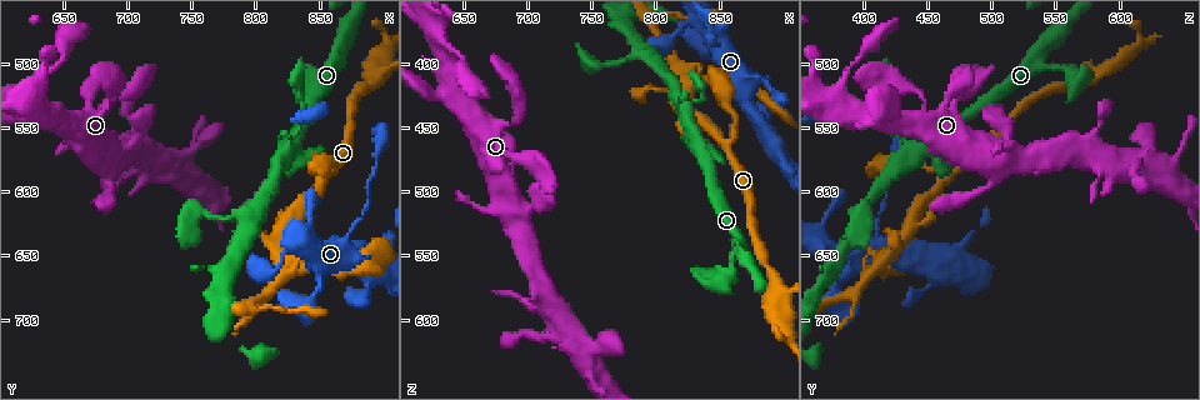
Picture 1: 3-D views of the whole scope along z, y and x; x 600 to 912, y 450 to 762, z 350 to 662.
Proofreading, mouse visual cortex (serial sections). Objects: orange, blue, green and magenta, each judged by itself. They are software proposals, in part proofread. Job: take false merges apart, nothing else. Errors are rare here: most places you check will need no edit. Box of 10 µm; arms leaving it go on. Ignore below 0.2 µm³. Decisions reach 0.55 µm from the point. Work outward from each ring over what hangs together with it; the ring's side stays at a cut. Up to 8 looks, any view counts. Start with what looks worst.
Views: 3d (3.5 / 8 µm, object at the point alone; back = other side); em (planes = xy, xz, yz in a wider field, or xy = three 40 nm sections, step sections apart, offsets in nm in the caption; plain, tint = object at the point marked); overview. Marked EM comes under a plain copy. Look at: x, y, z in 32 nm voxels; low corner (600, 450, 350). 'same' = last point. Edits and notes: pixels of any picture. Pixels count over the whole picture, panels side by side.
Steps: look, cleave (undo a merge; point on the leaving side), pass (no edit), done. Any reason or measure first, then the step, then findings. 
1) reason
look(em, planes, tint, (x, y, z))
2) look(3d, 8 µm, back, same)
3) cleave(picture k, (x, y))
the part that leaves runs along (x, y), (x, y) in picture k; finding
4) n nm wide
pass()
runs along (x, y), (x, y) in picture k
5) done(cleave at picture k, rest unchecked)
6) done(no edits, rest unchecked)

three arms meet
look(em, planes, tint, (822, 652, 418))

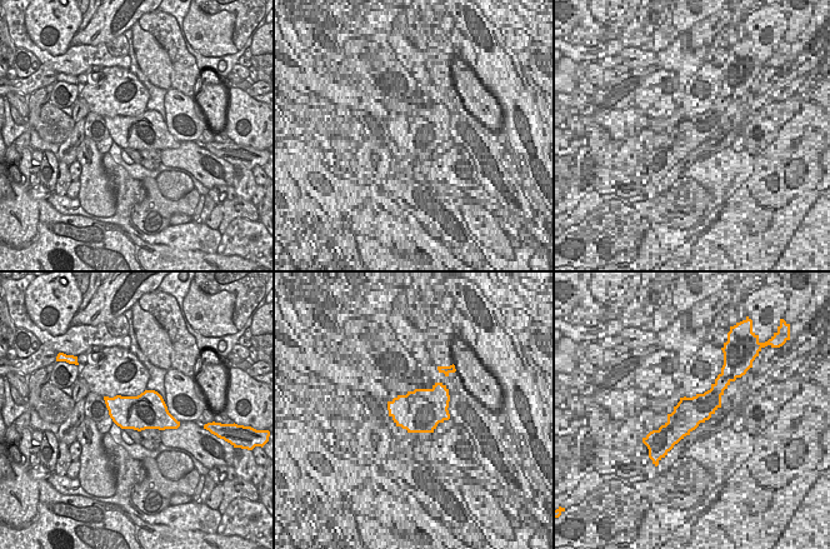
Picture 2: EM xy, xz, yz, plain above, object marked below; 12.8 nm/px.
wider look
look(3d, 3.5 µm, same)

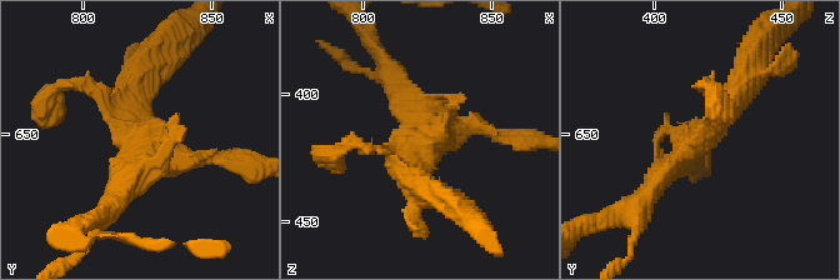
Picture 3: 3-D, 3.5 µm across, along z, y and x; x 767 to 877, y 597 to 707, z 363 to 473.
pass()
all the same cell

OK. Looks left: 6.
sharp bend
look(3d, 3.5 µm, (854, 508, 566))

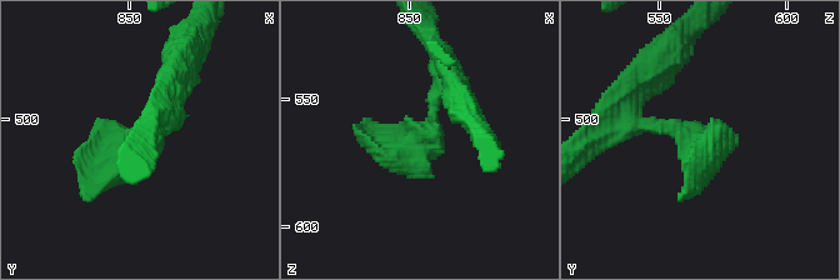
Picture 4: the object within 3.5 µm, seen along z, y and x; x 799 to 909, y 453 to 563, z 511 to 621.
shape alone is not enough
look(em, xy, step 5, tint, same)

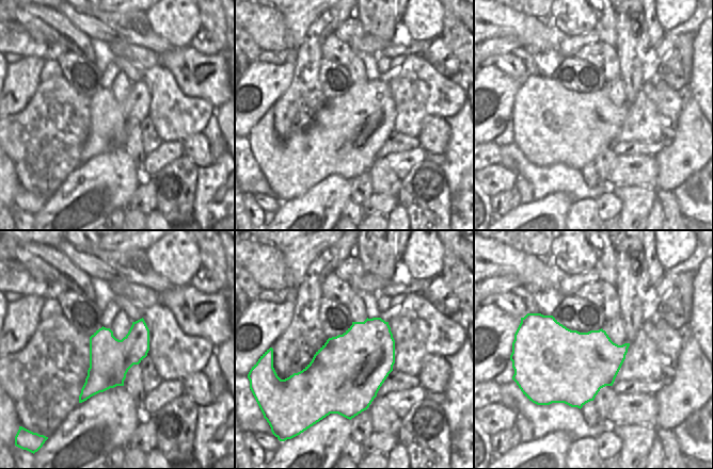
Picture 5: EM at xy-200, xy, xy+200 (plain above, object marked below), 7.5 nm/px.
another direction
look(em, xy, step 1, tint, same)

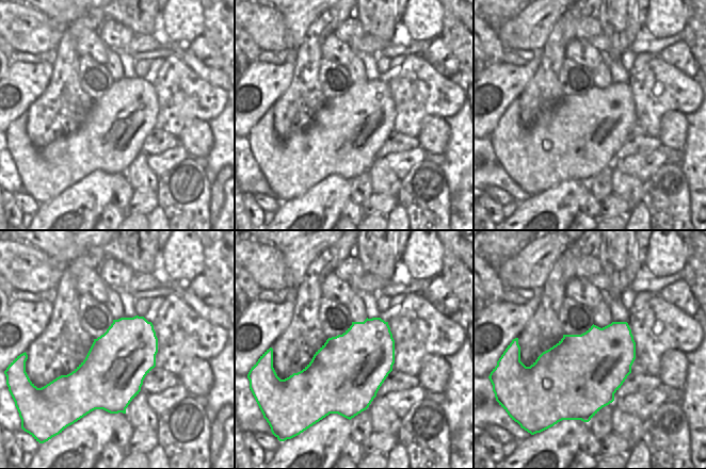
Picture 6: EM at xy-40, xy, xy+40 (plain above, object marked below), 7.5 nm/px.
pass()
one cell here

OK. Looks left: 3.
abrupt turn
look(3d, 8 µm, (798, 684, 368))

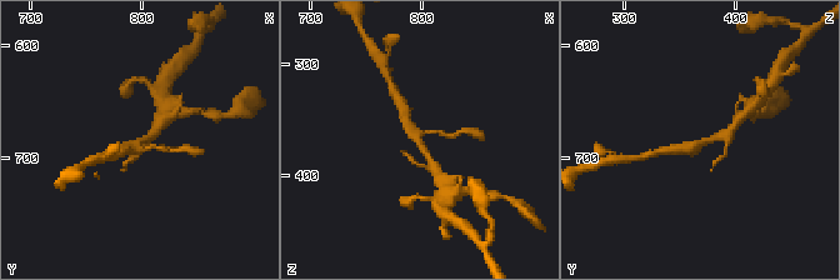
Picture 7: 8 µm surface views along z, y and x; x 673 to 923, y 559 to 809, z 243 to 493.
look(em, planes, tint, same)

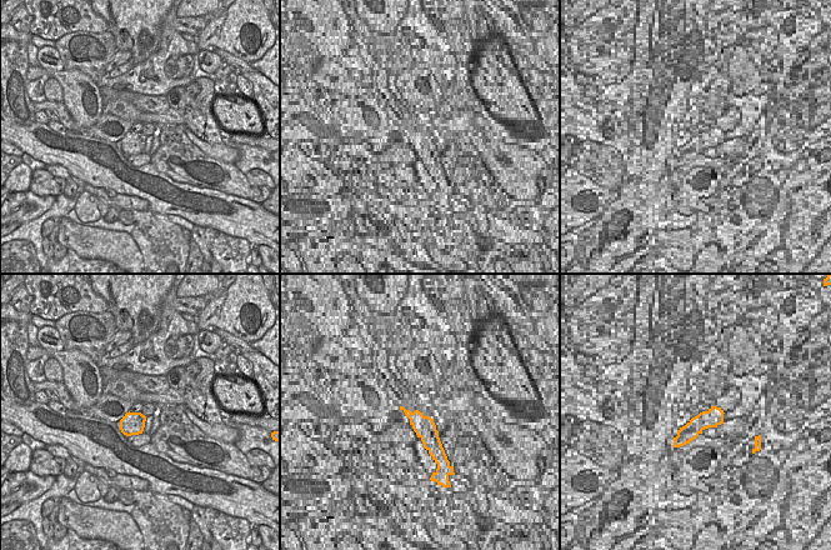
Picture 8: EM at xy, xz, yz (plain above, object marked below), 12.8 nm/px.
pass()
runs along (730, 130), (691, 149) in picture 7; continuous, no second cell

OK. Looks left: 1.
done(no edits, rest unchecked)

